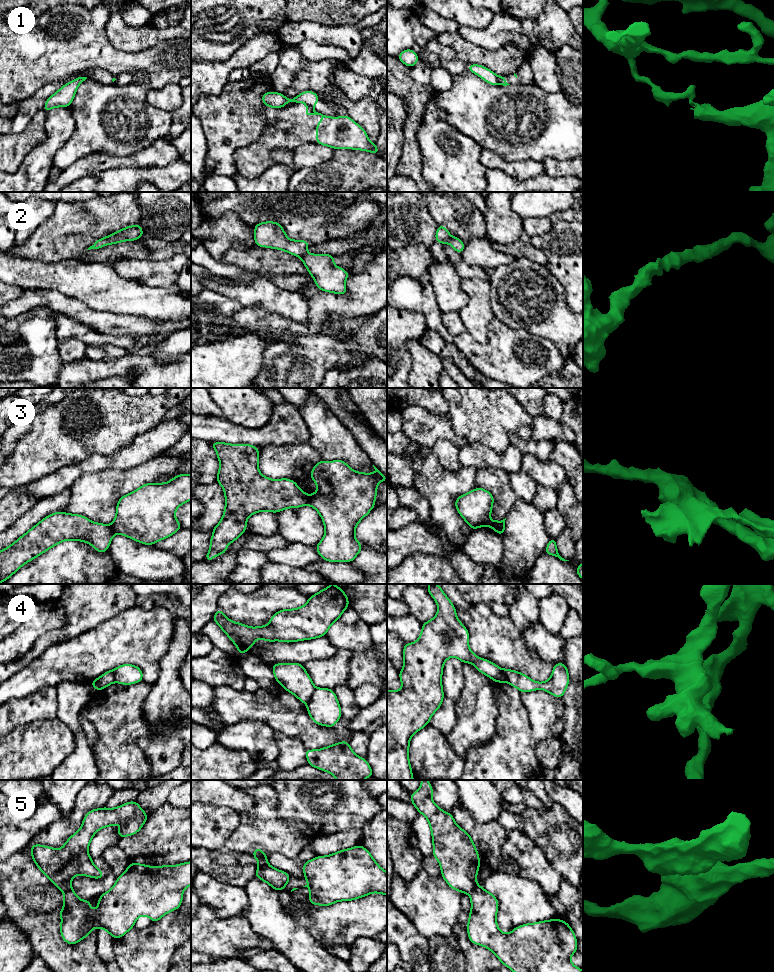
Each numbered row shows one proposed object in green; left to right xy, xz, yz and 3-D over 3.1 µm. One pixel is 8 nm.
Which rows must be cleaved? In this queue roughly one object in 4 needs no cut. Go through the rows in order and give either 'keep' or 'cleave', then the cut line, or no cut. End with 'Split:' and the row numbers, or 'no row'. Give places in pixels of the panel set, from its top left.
1: keep; no cut
2: keep; no cut
3: cleave; cut in xy along (110, 525), (114, 533)
4: cleave; cut in xz along (316, 689), (306, 703)
5: cleave; cut in yz along (477, 884), (469, 894)
Split: 3, 4, 5

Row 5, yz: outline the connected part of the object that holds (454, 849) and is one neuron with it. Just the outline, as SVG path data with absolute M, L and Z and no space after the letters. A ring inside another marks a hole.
M421 780L420 788L410 794L411 803L428 820L433 842L432 856L440 864L441 876L451 889L470 894L478 885L476 877L480 867L479 854L471 836L456 824L451 813L444 812L434 803L432 794L431 783L427 780Z

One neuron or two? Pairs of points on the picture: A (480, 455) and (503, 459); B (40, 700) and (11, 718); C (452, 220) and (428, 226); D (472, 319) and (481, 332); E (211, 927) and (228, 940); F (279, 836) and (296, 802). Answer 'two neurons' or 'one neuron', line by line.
A: one neuron
B: one neuron
C: two neurons
D: one neuron
E: one neuron
F: two neurons

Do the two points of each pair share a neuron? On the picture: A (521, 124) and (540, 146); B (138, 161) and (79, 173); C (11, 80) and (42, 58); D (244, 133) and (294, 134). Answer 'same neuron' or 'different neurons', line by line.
A: same neuron
B: same neuron
C: same neuron
D: different neurons

